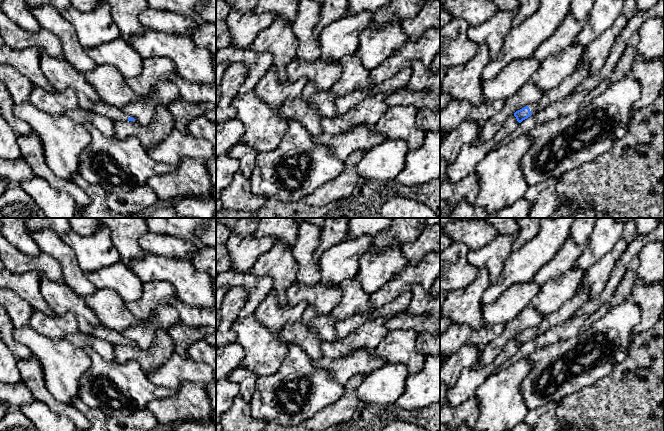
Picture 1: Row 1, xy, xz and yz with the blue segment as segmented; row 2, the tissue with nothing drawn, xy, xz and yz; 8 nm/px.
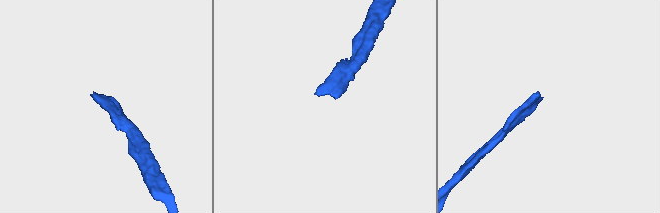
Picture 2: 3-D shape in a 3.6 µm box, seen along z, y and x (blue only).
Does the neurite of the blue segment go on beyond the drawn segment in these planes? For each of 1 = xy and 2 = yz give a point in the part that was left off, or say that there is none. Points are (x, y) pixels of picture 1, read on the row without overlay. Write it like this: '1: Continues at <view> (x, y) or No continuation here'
1: Continues at xy (115, 338)
2: Continues at yz (569, 308)

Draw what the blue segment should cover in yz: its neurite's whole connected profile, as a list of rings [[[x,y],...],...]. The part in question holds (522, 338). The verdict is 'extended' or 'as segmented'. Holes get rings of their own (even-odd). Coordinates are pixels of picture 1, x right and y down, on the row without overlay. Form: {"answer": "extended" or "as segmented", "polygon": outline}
{"answer": "extended", "polygon": [[[586,291],[578,292],[573,298],[564,303],[564,305],[558,311],[544,316],[538,326],[532,327],[516,335],[514,340],[516,341],[517,345],[521,347],[523,344],[545,333],[549,329],[563,324],[566,320],[574,316],[588,297],[589,295]]]}

